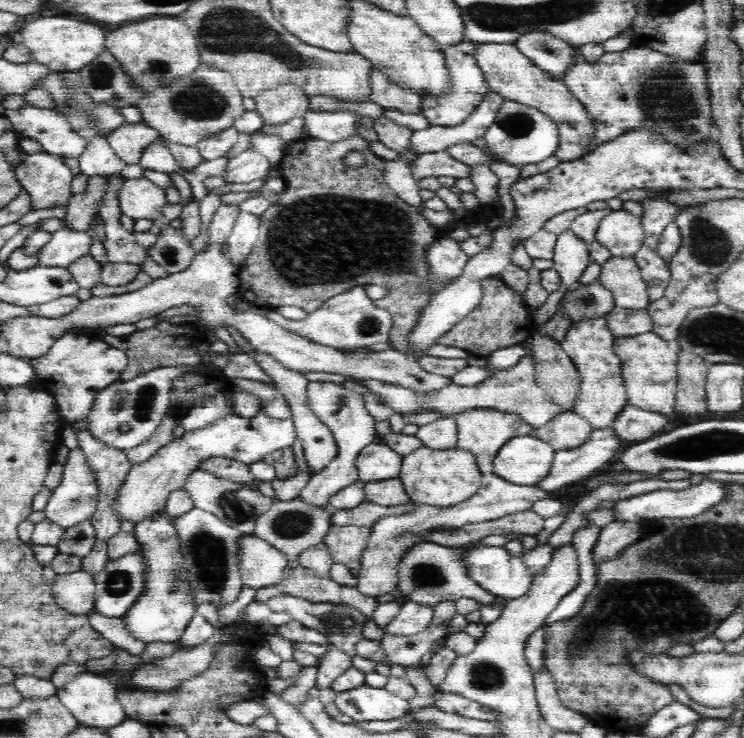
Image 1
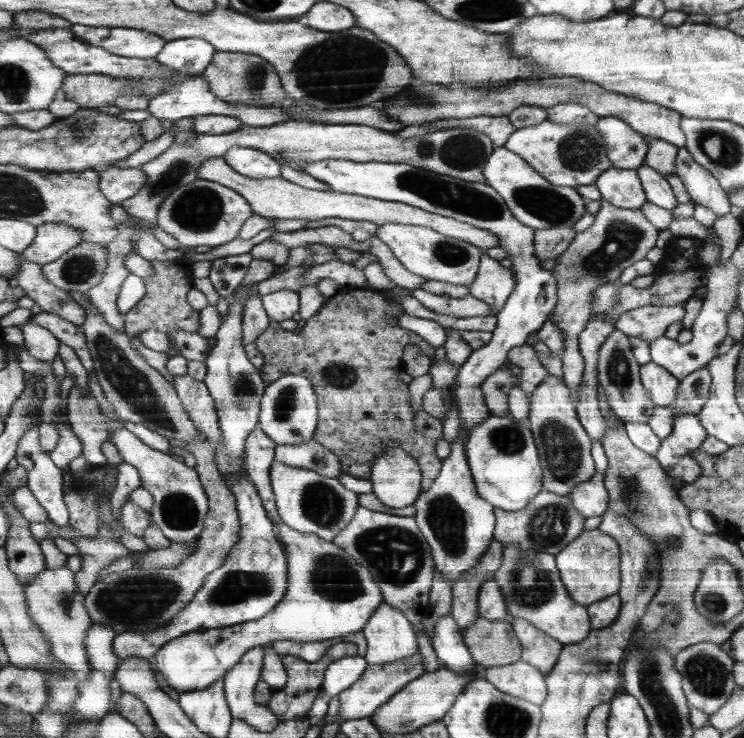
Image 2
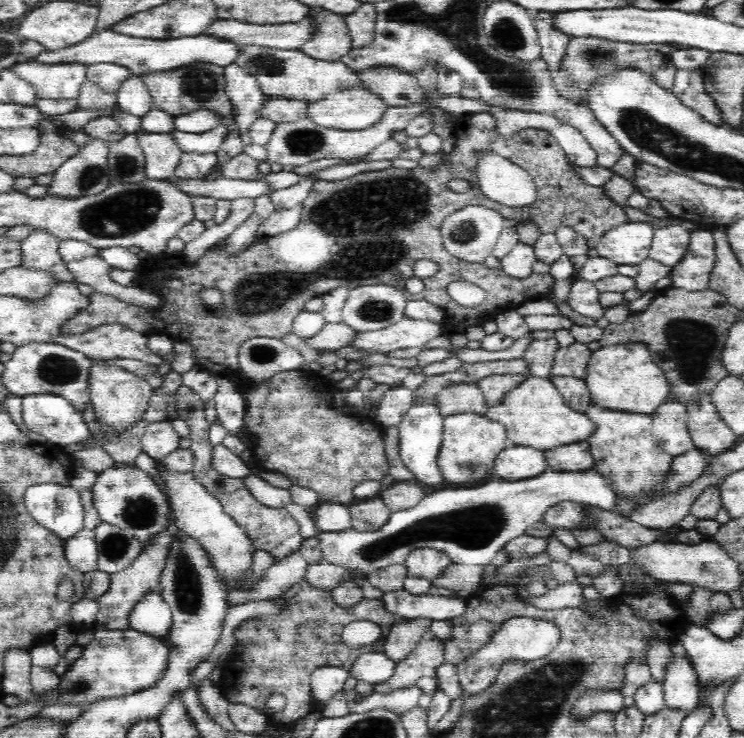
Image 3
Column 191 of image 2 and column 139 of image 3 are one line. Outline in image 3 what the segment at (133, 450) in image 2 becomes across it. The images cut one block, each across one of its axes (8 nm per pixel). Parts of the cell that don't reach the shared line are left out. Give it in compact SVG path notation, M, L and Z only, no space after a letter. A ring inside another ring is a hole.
M110 467L98 474L91 490L93 505L100 520L126 529L139 540L144 549L149 548L154 536L167 530L168 514L171 511L168 497L162 495L150 474L139 467Z

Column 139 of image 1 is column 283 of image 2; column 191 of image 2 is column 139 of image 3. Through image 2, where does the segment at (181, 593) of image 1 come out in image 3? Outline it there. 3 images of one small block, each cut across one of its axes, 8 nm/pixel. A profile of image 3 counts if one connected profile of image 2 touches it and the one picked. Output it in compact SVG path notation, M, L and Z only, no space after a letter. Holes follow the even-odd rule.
M92 628L94 638L61 676L57 690L59 704L75 704L83 709L100 700L126 696L153 687L165 675L169 664L169 648L161 638L126 628L100 630Z

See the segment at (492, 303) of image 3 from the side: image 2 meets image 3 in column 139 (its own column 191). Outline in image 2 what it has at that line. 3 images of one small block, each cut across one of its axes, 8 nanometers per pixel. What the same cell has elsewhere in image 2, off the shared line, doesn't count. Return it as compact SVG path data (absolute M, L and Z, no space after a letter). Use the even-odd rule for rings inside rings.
M176 254L172 260L154 260L153 266L157 270L156 277L146 279L147 296L127 316L127 334L136 338L148 330L162 330L171 338L172 332L184 330L194 332L200 329L201 311L192 308L187 301L188 292L192 290L194 283L189 261L183 259L183 255Z

